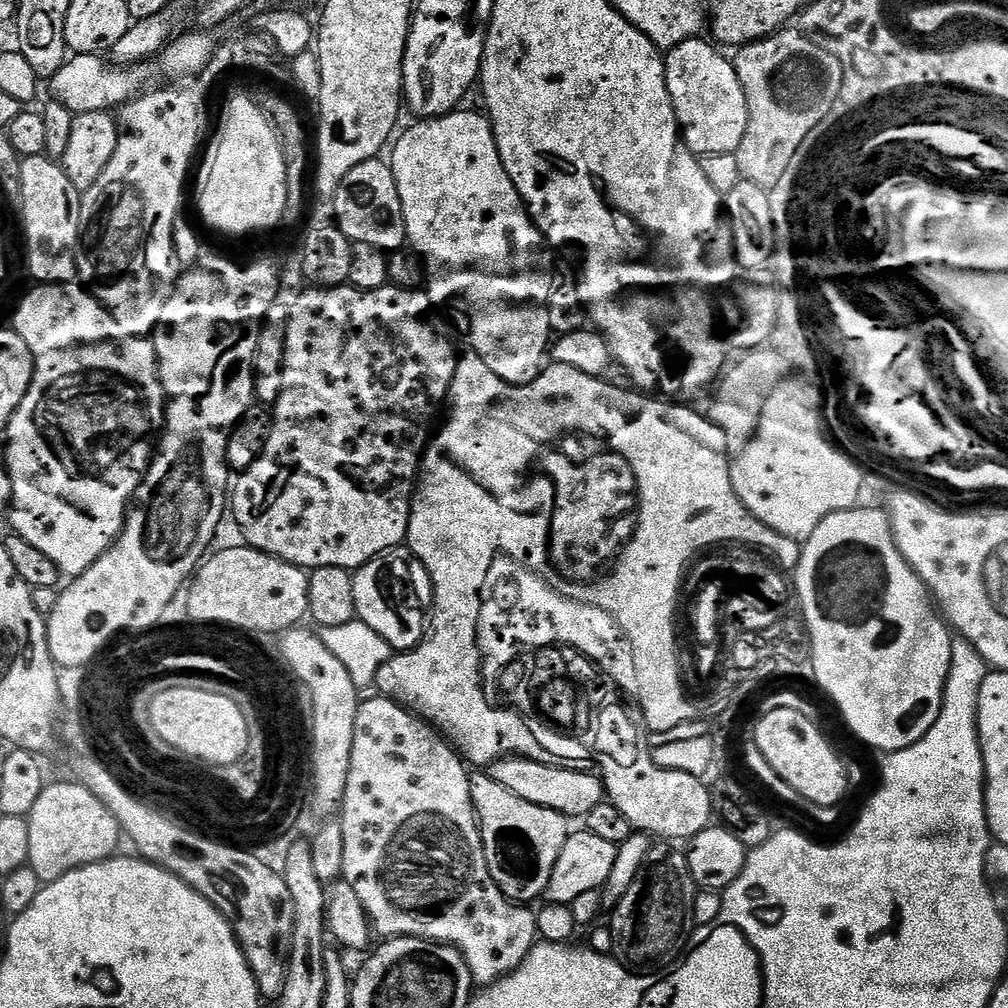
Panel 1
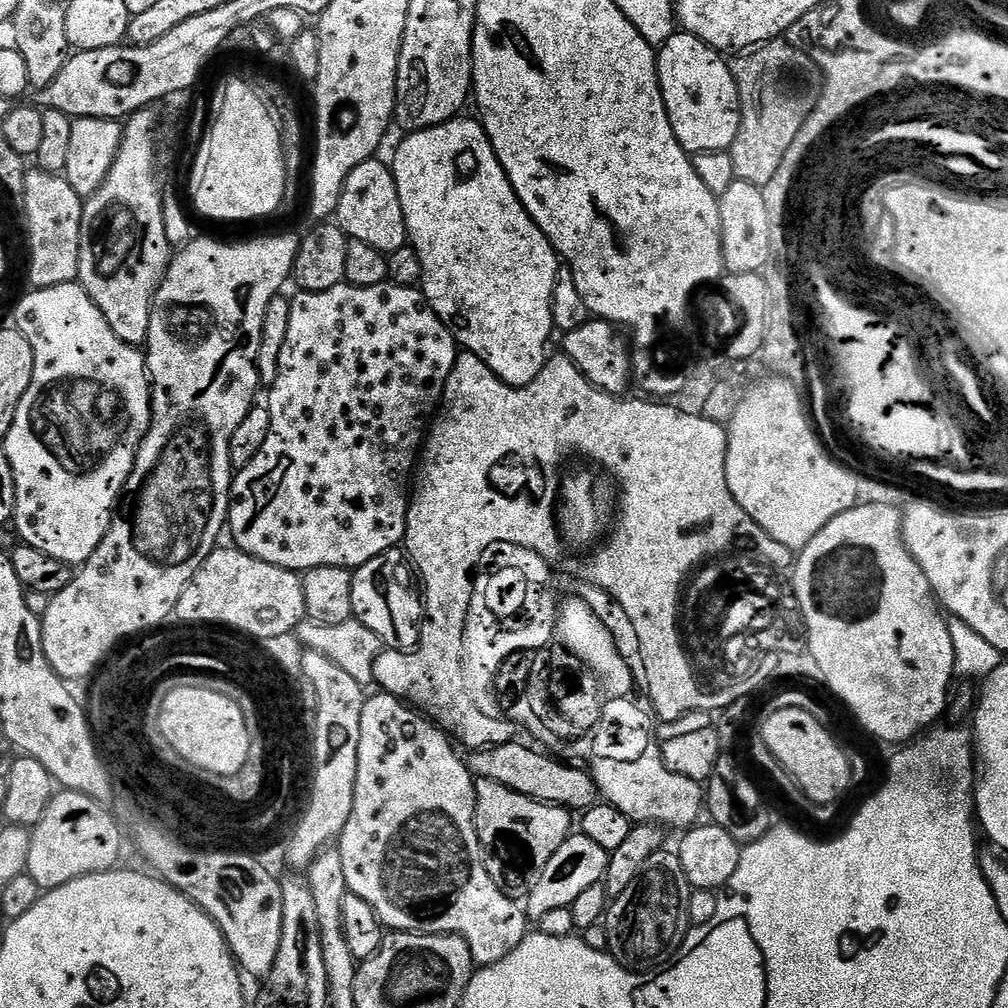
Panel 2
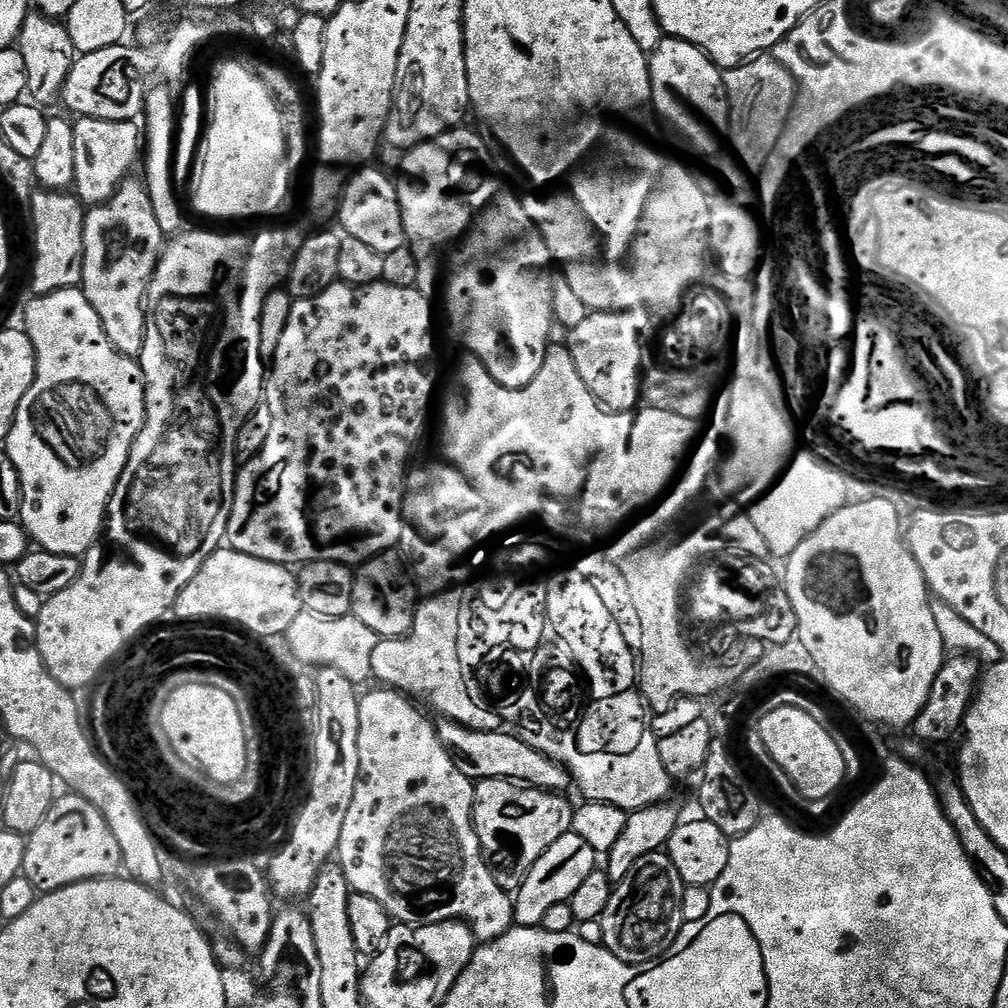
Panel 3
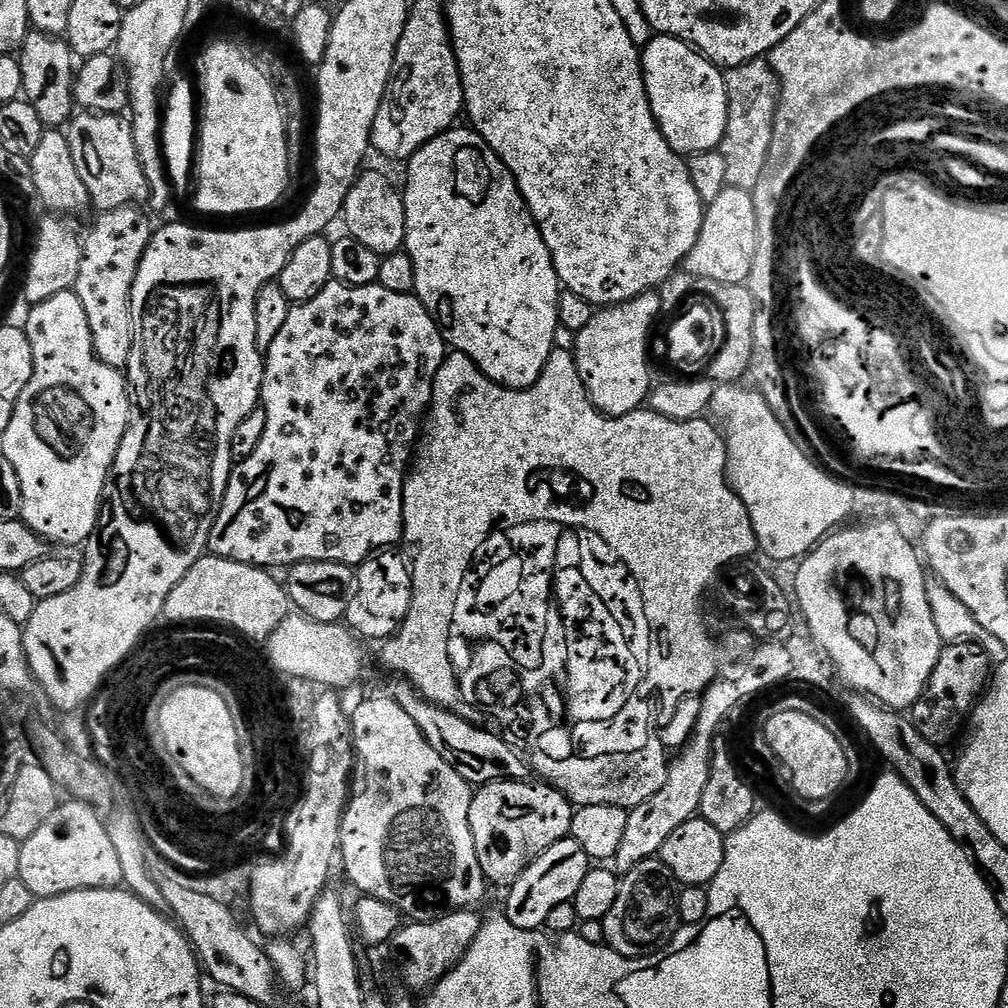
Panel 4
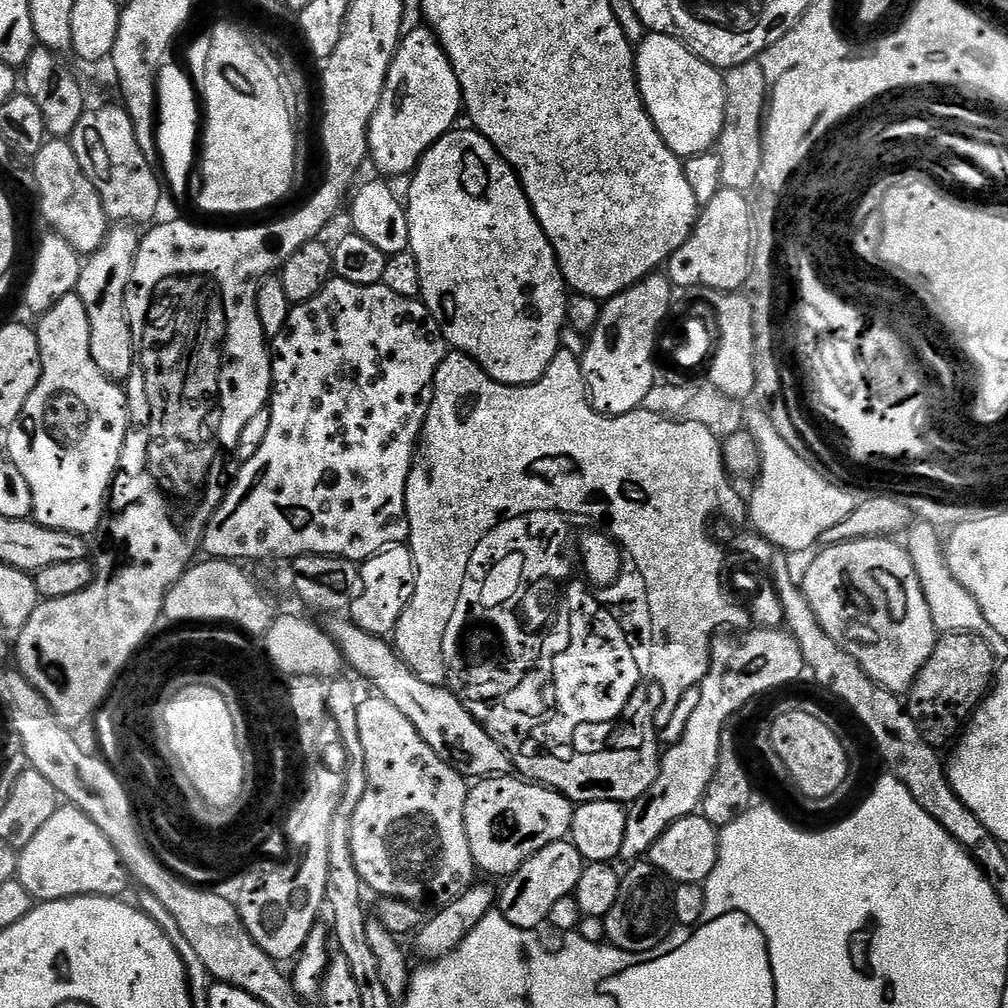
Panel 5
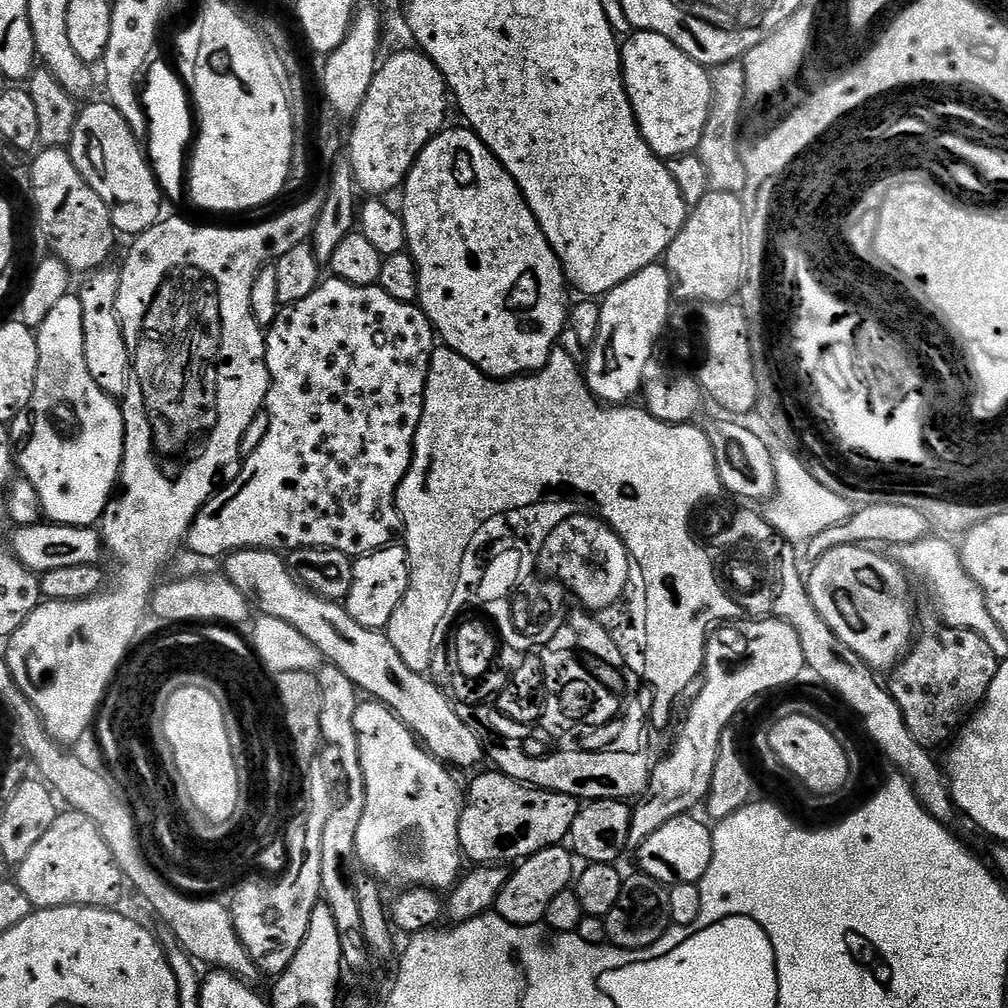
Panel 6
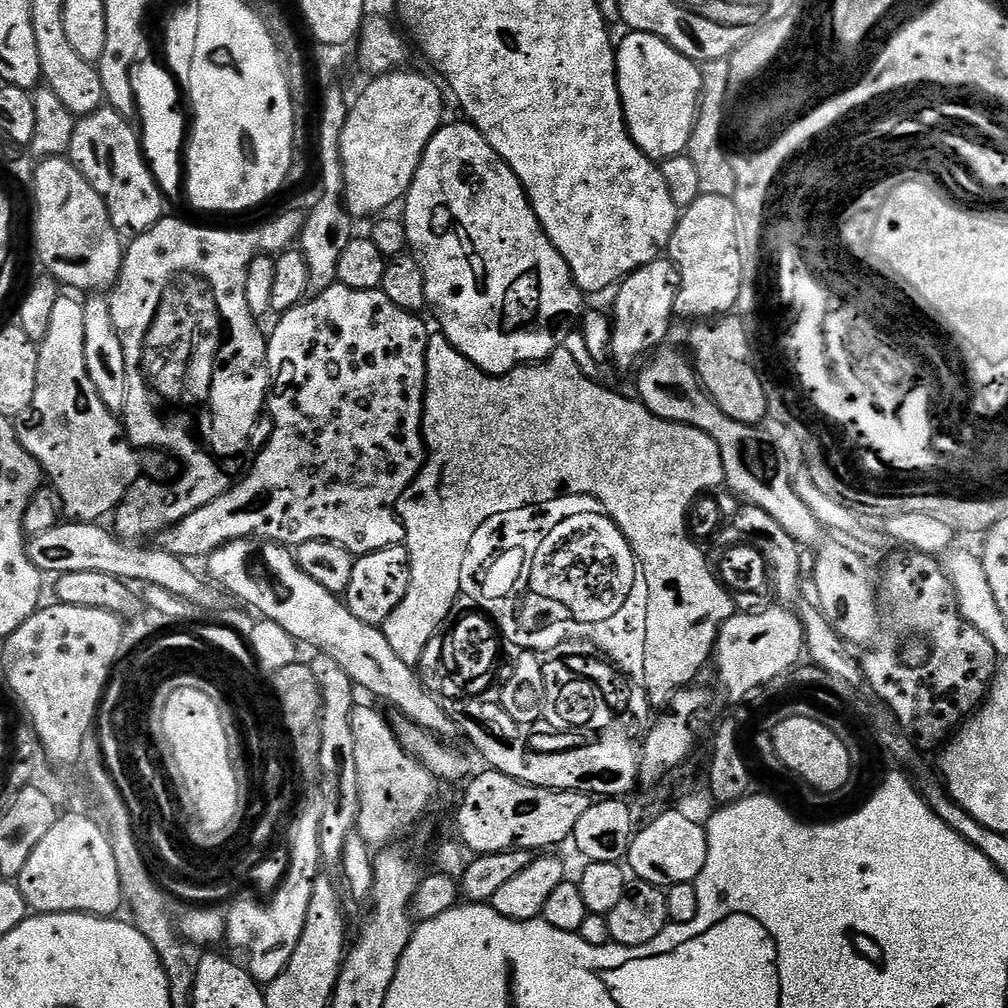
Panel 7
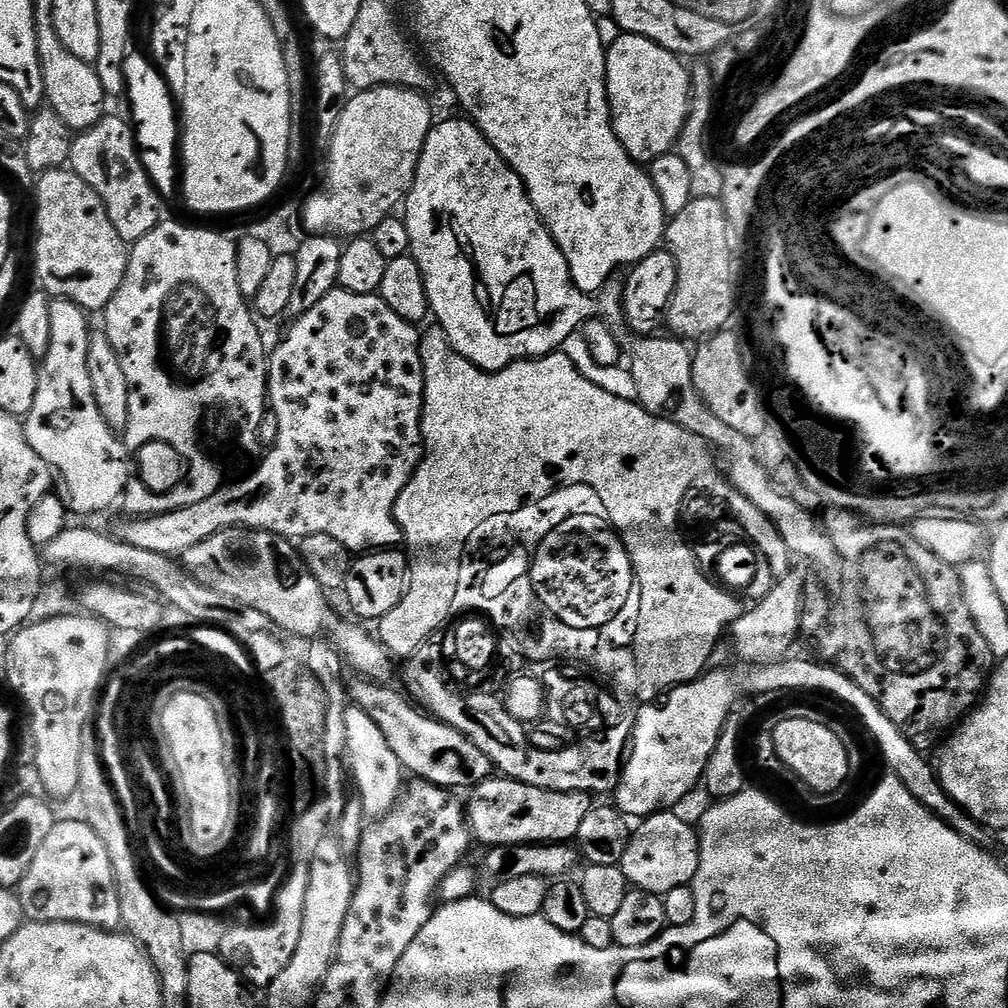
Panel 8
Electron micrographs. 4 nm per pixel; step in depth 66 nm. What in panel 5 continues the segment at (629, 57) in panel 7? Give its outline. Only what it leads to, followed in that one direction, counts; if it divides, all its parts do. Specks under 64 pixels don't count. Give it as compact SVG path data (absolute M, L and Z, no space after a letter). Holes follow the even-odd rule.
M648 32L634 48L636 85L648 117L662 142L681 158L715 149L724 125L726 90L721 69L695 56L687 46L661 32Z

